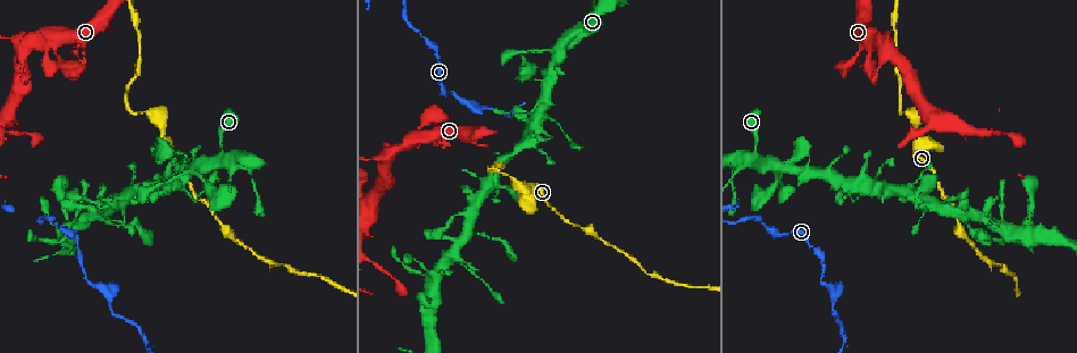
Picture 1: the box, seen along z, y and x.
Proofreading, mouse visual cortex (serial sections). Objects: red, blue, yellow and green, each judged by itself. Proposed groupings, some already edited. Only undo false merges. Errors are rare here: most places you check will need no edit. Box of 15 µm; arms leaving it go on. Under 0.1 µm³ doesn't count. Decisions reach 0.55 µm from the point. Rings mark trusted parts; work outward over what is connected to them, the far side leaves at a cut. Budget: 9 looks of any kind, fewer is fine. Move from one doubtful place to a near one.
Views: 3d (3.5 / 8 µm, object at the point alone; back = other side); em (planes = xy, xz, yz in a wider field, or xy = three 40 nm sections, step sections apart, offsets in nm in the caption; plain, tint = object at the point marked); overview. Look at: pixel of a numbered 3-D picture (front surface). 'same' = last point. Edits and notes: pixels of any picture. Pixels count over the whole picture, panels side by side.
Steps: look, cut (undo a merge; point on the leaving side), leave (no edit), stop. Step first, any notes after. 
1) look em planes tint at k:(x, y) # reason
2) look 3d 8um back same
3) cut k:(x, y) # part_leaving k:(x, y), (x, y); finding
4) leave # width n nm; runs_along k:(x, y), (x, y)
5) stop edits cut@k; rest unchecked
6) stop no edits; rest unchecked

look 3d 3.5um at 1:(108, 302) # thick turns thin

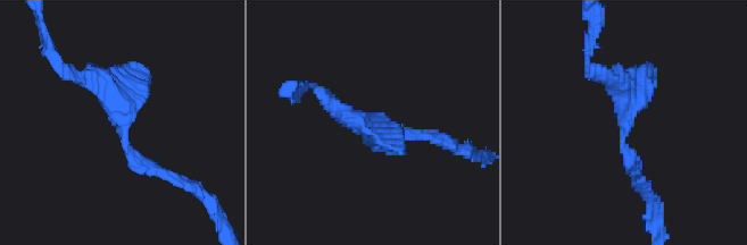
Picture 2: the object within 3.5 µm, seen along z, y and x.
look em planes tint at 2:(625, 120)

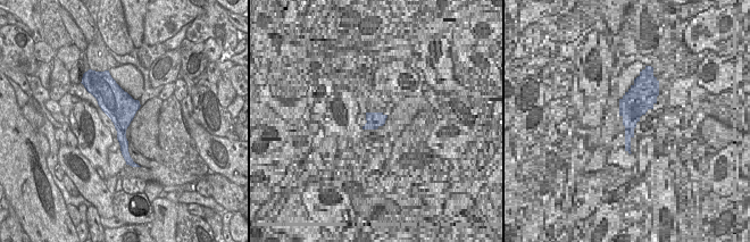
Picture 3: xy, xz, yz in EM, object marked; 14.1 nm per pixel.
leave # runs_along 2:(74, 75), (123, 106), (123, 141), (165, 172); one cell here

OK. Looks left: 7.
look 3d 3.5um at 1:(135, 115) # abrupt turn

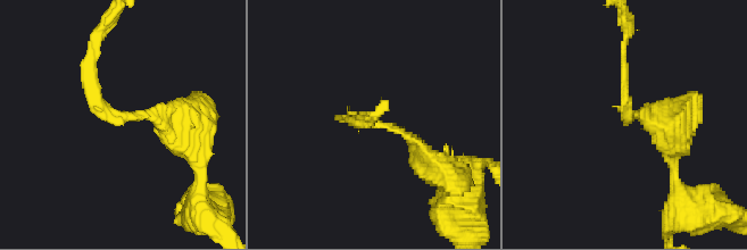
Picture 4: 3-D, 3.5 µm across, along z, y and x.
look em planes tint at 4:(626, 121) # arm_widths 150, 250 nm

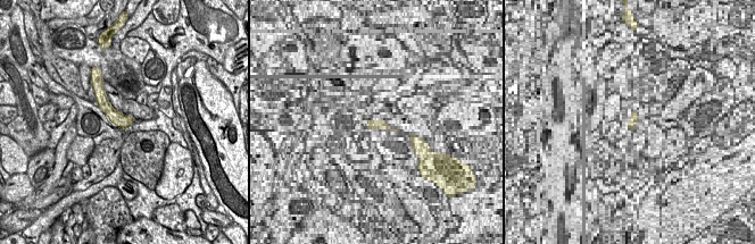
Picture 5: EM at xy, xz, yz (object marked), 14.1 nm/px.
look em xy step 1 tint same

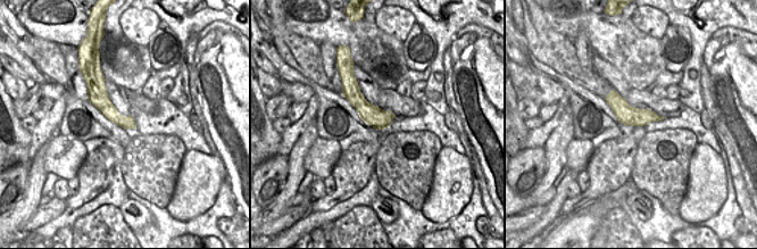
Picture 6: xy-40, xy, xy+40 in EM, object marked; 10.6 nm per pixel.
leave # width 220 nm; runs_along 6:(100, 79), (102, 104), (132, 125); one cell here

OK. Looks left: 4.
look 3d 3.5um at 1:(137, 41)

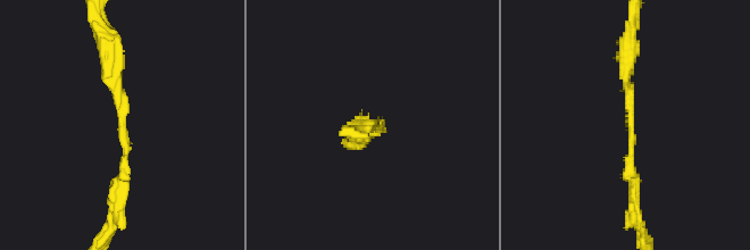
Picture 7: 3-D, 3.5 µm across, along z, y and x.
look em xy step 1 plain at 7:(380, 125) # arm_widths 150, 150 nm; now the EM

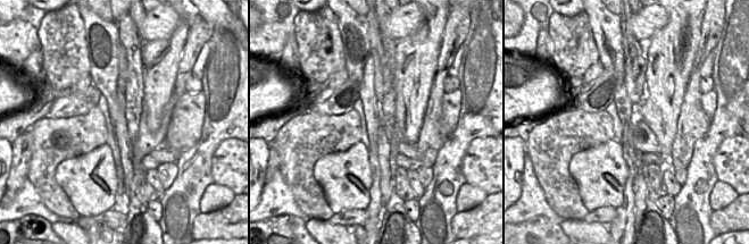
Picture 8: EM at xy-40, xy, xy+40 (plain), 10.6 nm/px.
look em xy step 1 tint same

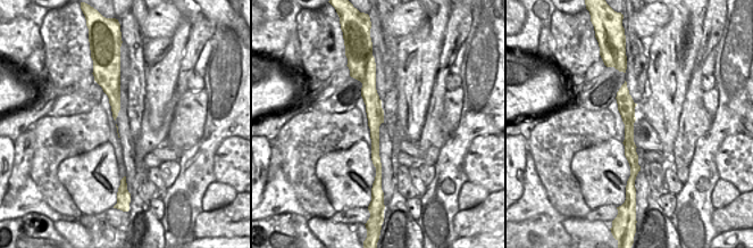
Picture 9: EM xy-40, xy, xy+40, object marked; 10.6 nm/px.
leave # runs_along 9:(371, 73), (378, 171); all the same cell

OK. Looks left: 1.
stop no edits; rest unchecked

